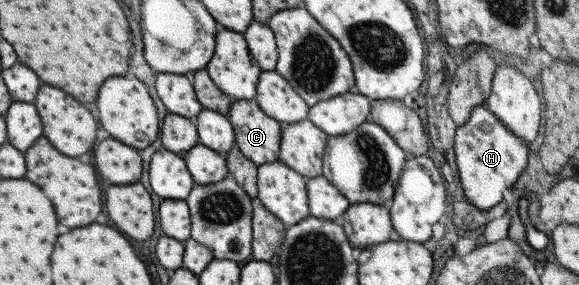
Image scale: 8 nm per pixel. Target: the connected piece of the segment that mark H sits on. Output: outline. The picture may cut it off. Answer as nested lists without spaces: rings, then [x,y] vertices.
[[[484,103],[475,105],[463,125],[454,134],[454,162],[458,182],[465,199],[477,209],[486,211],[501,200],[505,188],[509,188],[525,169],[527,145],[515,133],[511,133]]]

